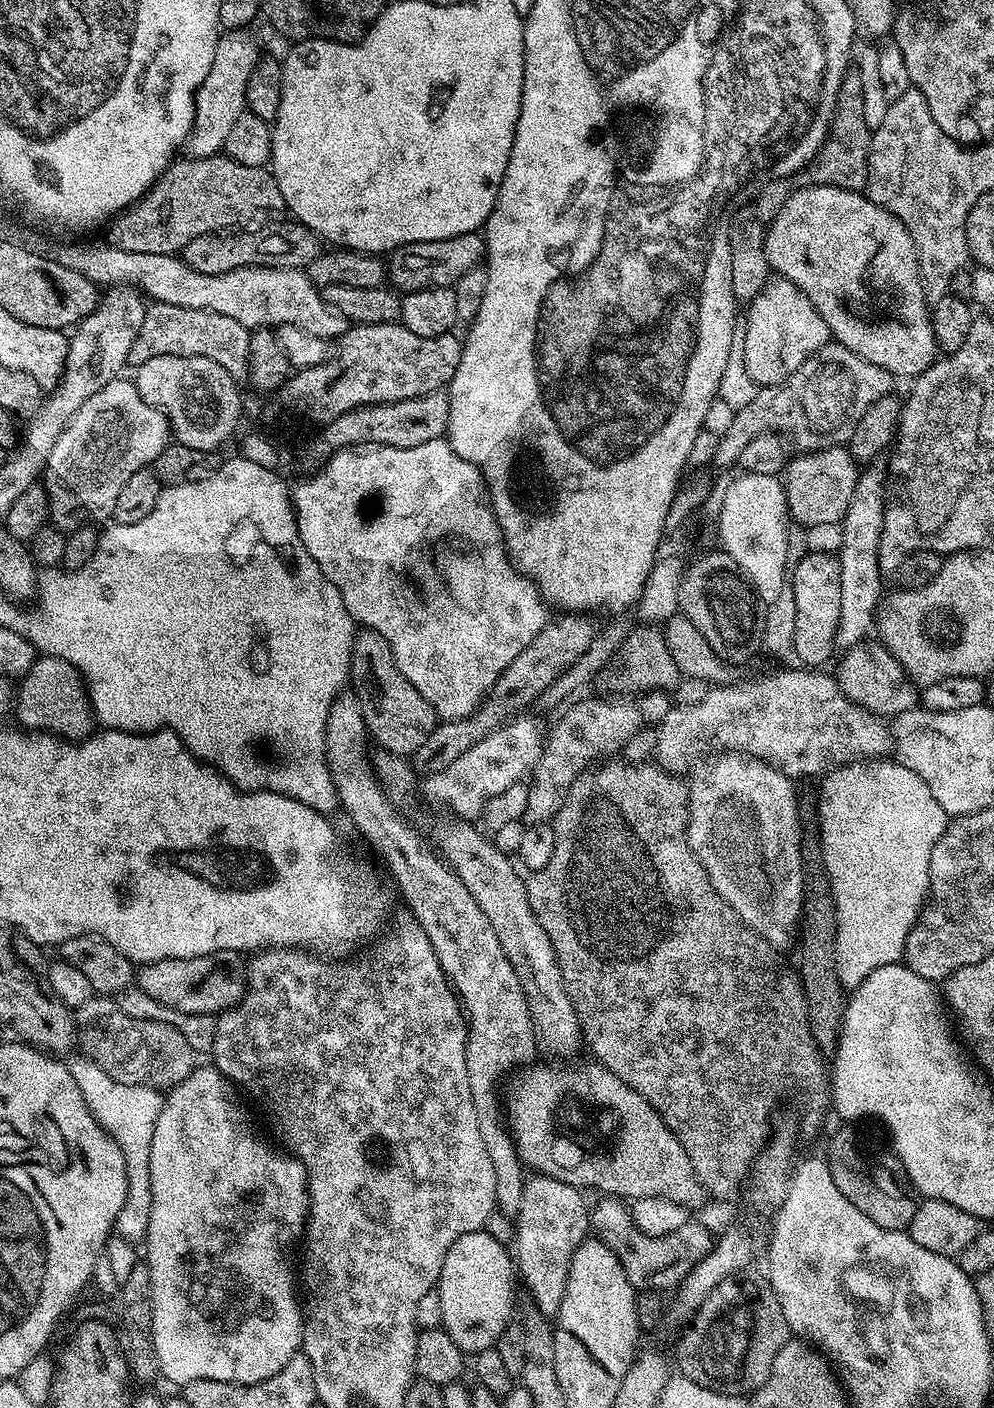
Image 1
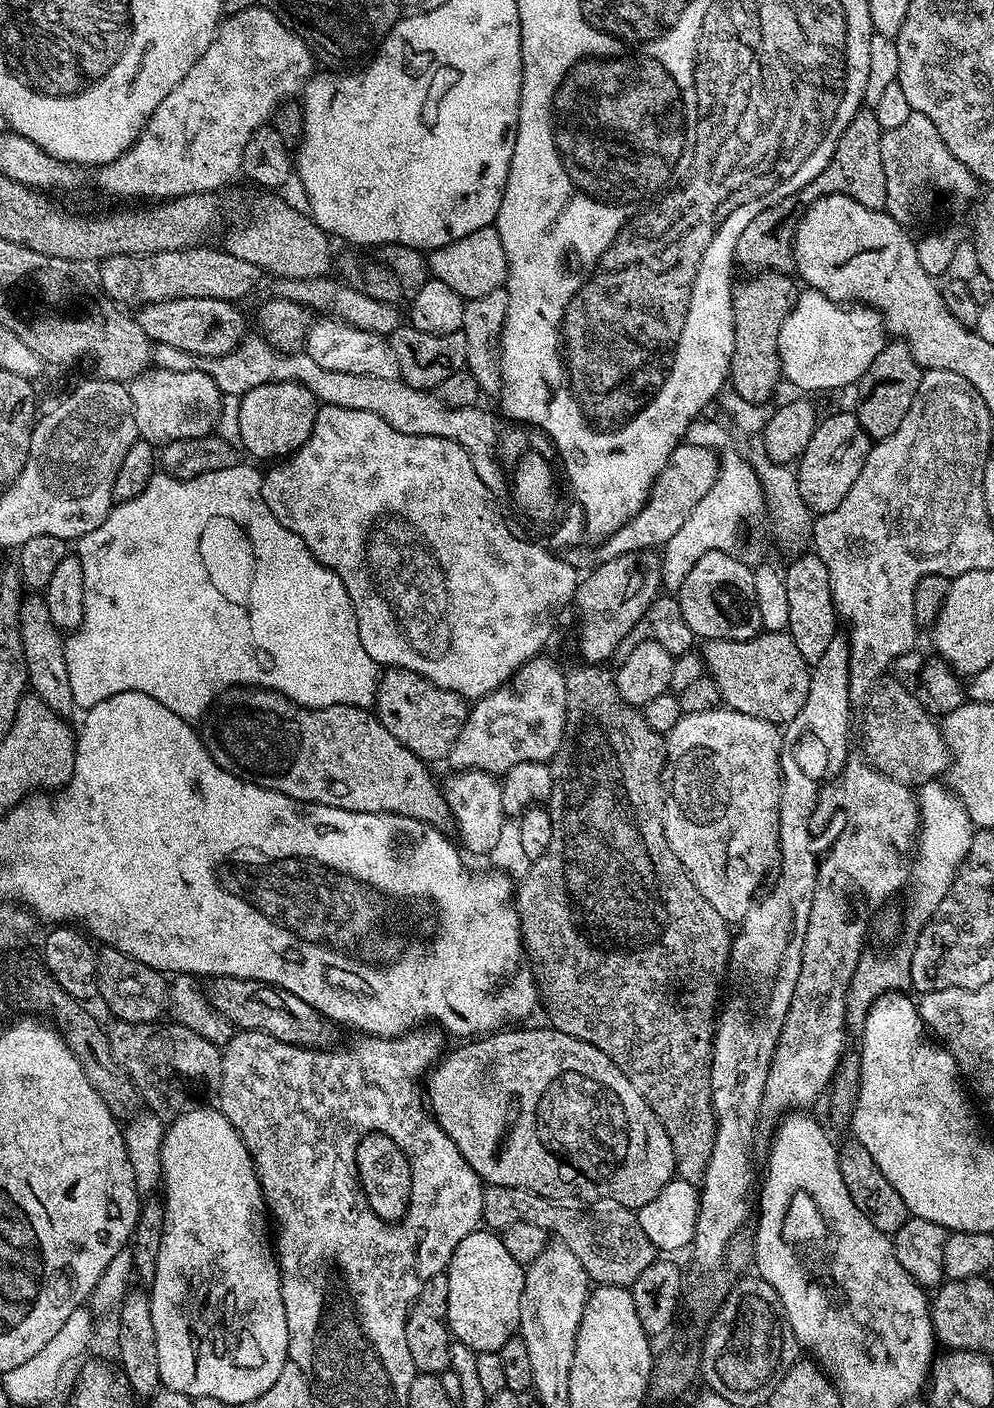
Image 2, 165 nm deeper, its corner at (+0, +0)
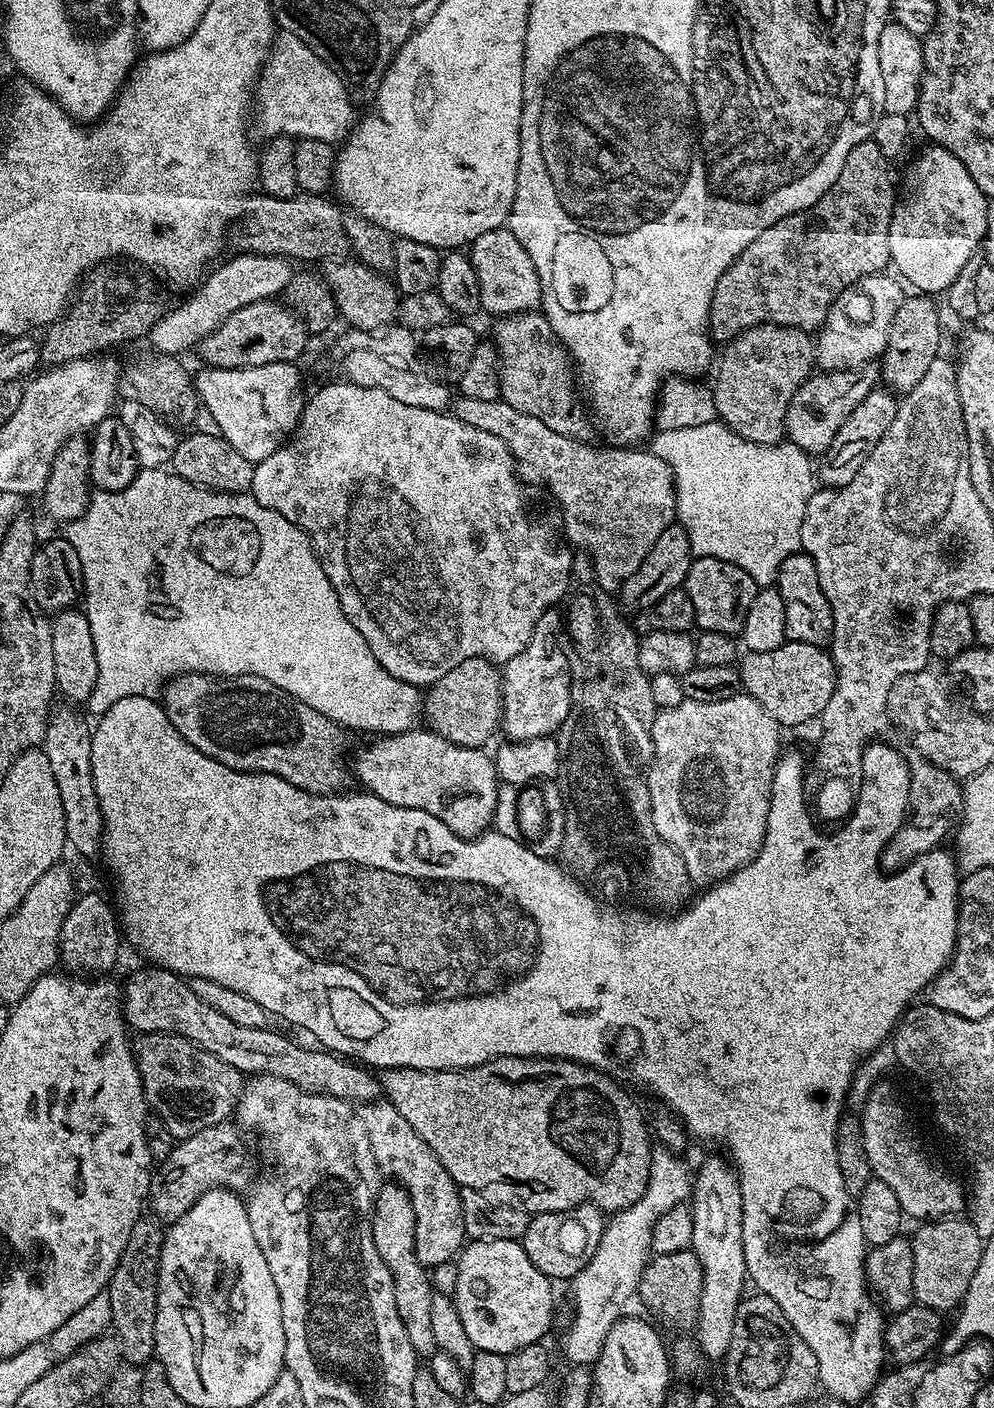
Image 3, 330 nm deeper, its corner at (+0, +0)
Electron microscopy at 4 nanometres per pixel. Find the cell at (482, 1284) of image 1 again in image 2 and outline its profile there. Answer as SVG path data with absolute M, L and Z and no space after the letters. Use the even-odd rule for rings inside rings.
M477 1230L466 1234L454 1250L448 1267L450 1306L446 1323L459 1343L475 1352L499 1352L520 1327L520 1307L524 1290L525 1265L519 1264L506 1250L495 1231Z

